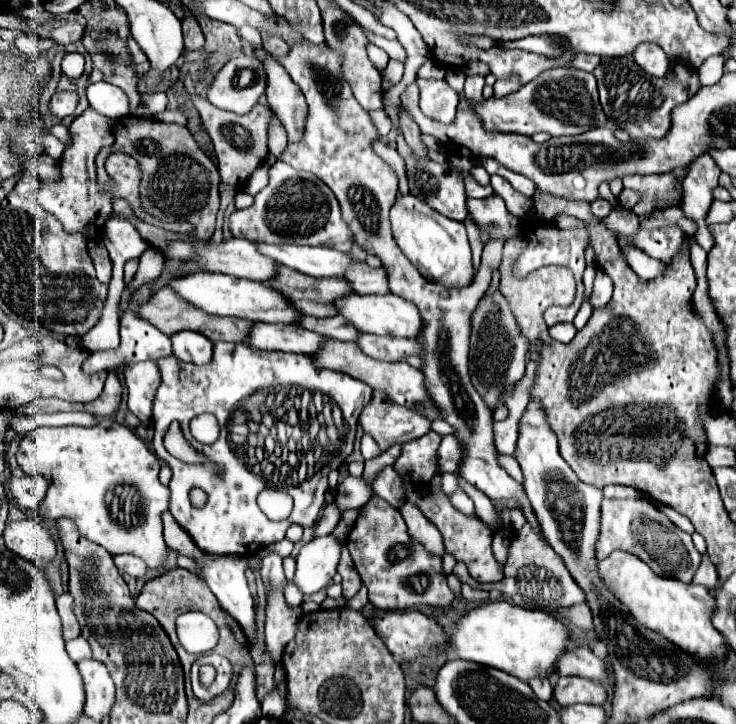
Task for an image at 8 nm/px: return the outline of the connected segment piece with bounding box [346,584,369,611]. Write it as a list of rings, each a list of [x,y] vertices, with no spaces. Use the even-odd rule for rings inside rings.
[[[362,584],[362,589],[359,590],[359,595],[355,595],[349,599],[346,607],[351,610],[361,611],[369,602],[367,588]]]

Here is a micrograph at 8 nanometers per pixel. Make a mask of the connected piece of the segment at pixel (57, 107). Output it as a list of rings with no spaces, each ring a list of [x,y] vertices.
[[[56,92],[50,100],[50,108],[58,118],[66,118],[74,114],[78,106],[78,94],[76,92]]]

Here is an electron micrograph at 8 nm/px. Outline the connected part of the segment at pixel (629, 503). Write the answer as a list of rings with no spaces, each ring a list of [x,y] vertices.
[[[644,498],[602,502],[602,532],[598,540],[598,560],[604,560],[614,550],[626,550],[640,556],[660,576],[690,582],[698,569],[702,555],[694,548],[692,537],[674,526],[664,512]]]

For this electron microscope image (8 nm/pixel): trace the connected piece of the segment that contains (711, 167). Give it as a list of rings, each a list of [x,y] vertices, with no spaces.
[[[702,154],[688,166],[688,176],[682,184],[684,196],[680,208],[690,220],[696,222],[696,240],[706,252],[710,252],[714,246],[714,236],[710,232],[706,216],[714,202],[712,190],[718,186],[718,176],[720,170],[716,164],[712,164],[712,158],[708,154]]]

